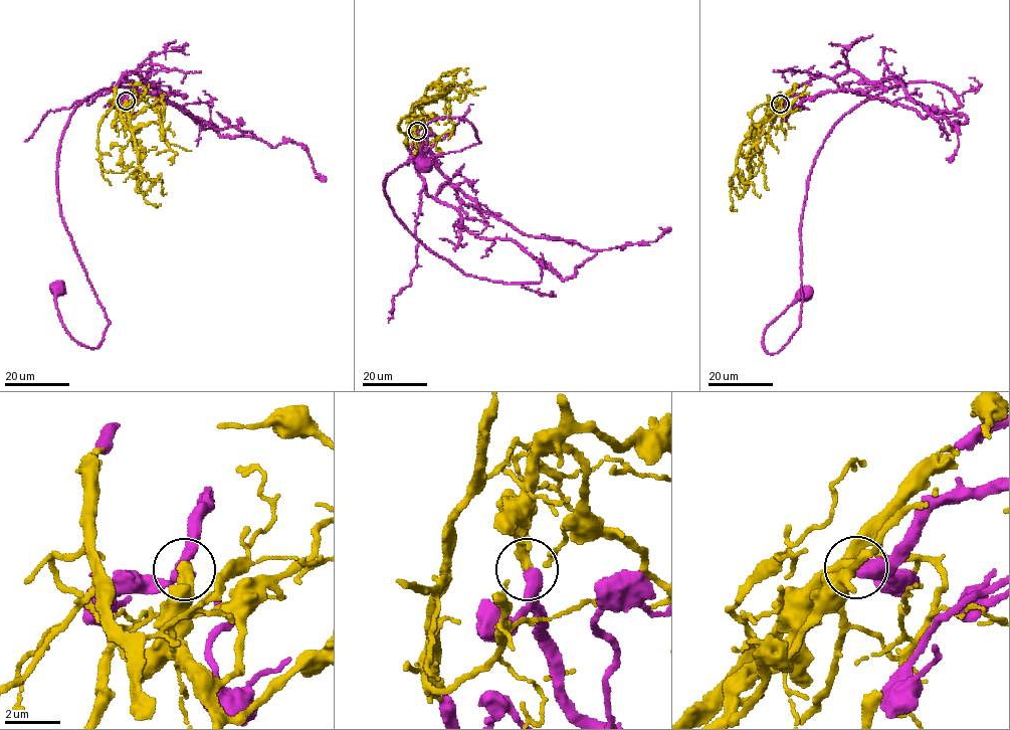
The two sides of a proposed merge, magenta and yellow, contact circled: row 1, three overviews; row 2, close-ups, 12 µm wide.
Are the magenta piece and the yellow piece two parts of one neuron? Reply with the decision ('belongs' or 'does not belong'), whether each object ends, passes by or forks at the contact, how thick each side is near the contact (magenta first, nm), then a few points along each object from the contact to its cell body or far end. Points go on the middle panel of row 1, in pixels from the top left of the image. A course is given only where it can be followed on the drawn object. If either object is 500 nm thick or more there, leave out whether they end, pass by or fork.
belongs; calibres 600 and 440 nm; course magenta (417, 132), (540, 282), (464, 275), (389, 204), (470, 123), (429, 123), (422, 165); course yellow (417, 131), (415, 120), (409, 125), (406, 133), (401, 133), (398, 124), (415, 105), (430, 100), (436, 102)

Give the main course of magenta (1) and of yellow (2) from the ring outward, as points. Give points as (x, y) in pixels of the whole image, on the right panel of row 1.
1: (780, 104), (892, 77), (962, 106), (910, 82), (833, 126), (802, 211), (799, 325), (765, 350), (804, 294)
2: (779, 104), (768, 113), (777, 107), (778, 112), (766, 135), (758, 170), (751, 177), (756, 165)

